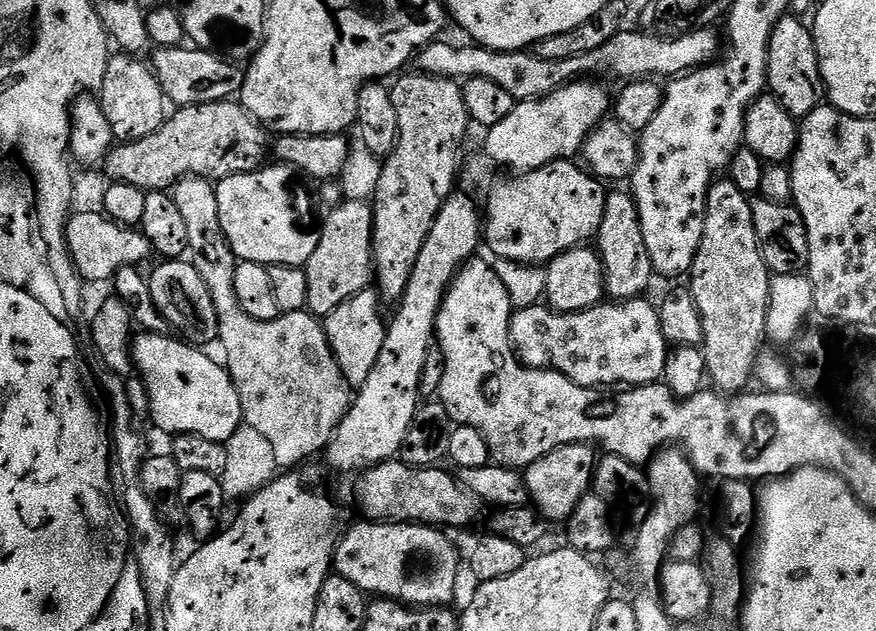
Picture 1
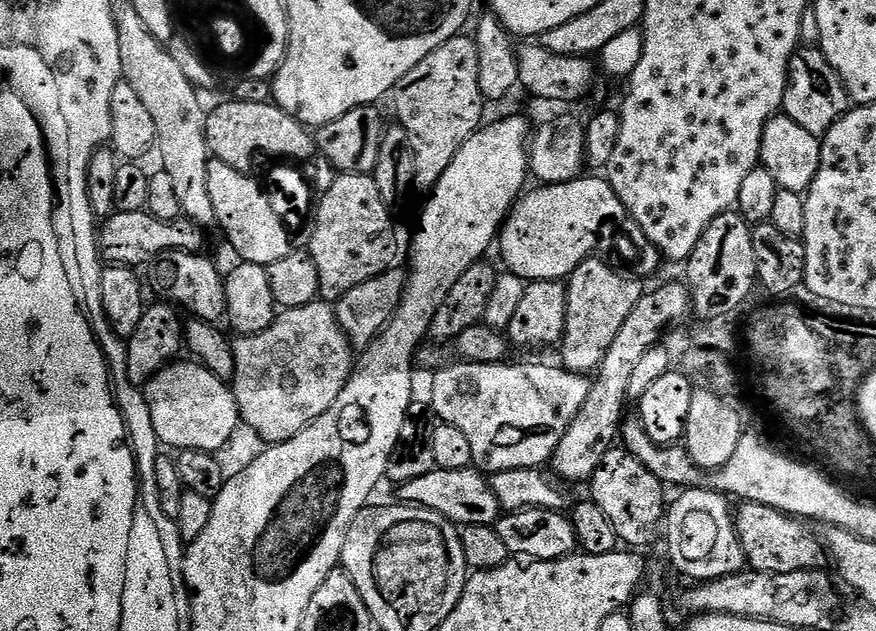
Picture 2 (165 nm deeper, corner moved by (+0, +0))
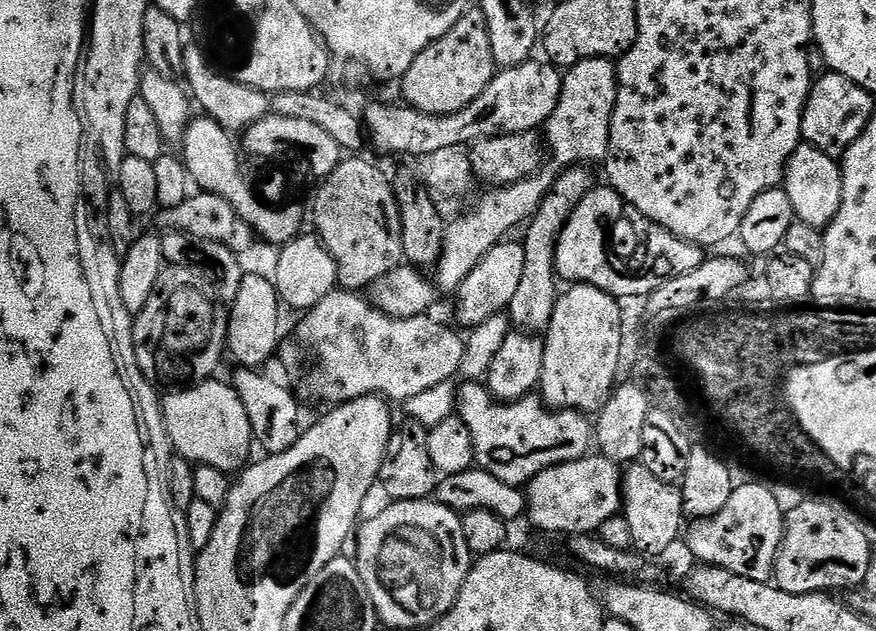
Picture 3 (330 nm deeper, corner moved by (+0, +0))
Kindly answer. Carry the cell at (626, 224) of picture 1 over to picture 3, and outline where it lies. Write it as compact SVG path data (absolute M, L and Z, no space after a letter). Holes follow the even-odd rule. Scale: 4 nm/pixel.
M572 284L559 293L546 329L539 395L553 410L599 413L617 387L614 372L622 330L617 297L589 284Z

